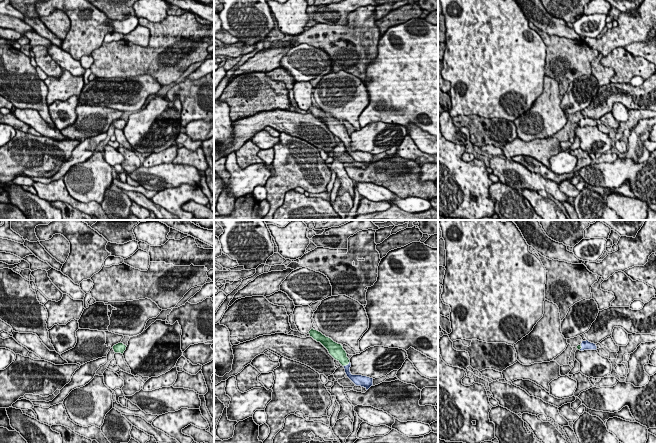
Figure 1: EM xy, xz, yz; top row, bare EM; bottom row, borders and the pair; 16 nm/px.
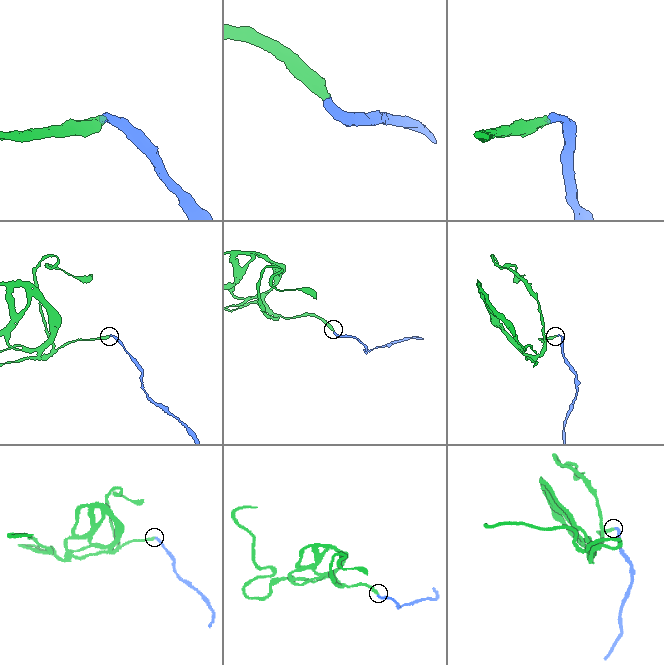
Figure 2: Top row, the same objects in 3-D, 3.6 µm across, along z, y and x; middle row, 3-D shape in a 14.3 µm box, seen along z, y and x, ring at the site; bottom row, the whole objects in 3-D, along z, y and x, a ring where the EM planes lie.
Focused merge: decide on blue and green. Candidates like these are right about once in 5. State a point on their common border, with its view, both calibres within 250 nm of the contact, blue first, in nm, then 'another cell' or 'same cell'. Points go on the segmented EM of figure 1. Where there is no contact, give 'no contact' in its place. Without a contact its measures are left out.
xz (346, 365) | 130/220 nm | same cell

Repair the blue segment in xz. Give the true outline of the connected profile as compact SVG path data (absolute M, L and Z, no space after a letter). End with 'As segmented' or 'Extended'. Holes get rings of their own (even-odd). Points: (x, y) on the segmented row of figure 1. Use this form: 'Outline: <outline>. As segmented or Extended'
Outline: M313 328L309 331L308 334L317 342L320 342L328 350L329 354L344 367L347 377L356 386L364 387L366 390L373 386L373 378L351 374L351 363L347 357L346 351L343 349L341 344L334 342L331 338L326 337L321 332L314 330Z. Extended

